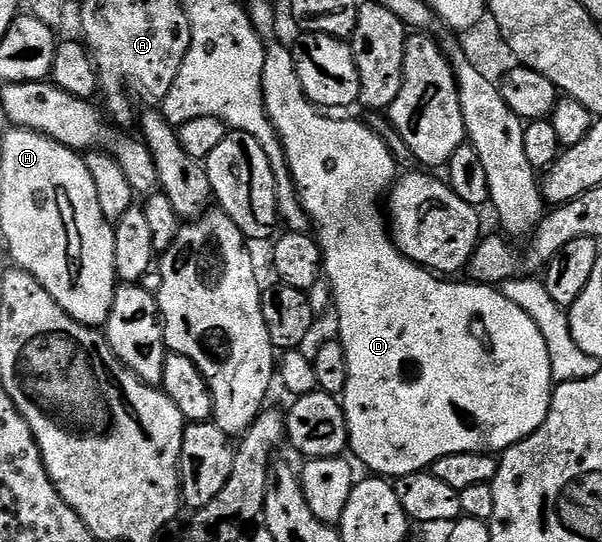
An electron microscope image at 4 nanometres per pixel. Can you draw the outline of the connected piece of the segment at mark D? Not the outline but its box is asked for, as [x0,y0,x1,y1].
[261,41,555,480]

